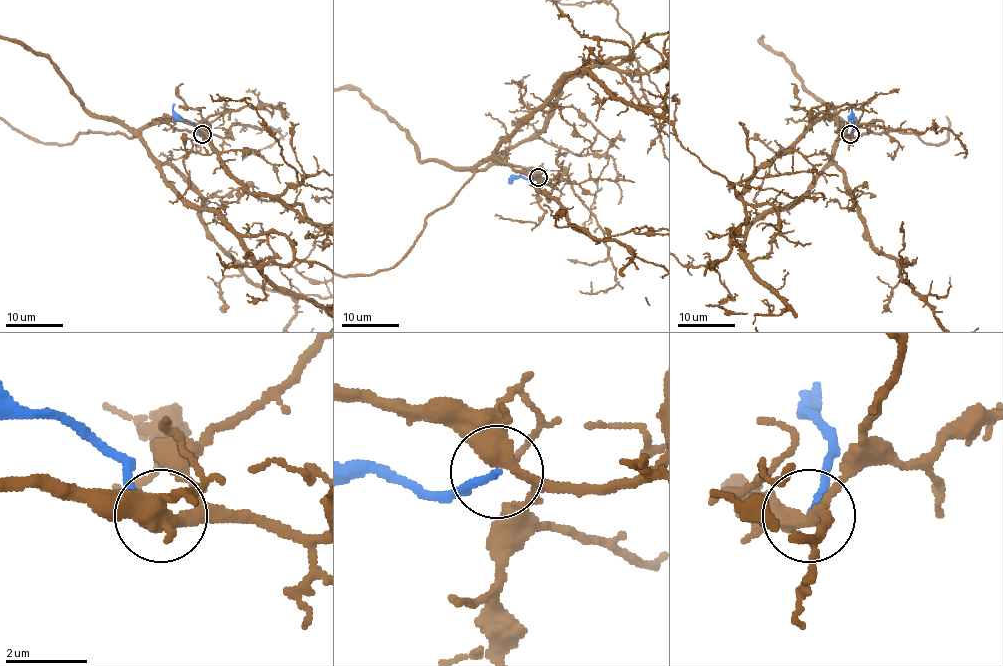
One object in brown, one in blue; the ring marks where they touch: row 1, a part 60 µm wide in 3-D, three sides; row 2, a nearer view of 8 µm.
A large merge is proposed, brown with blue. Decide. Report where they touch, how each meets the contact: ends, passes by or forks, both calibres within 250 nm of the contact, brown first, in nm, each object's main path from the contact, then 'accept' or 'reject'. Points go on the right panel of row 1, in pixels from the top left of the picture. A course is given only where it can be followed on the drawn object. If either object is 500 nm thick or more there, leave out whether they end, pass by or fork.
(850, 134) | brown forks | blue ends | 360/170 nm | blue via (850, 135), (853, 103) | reject

